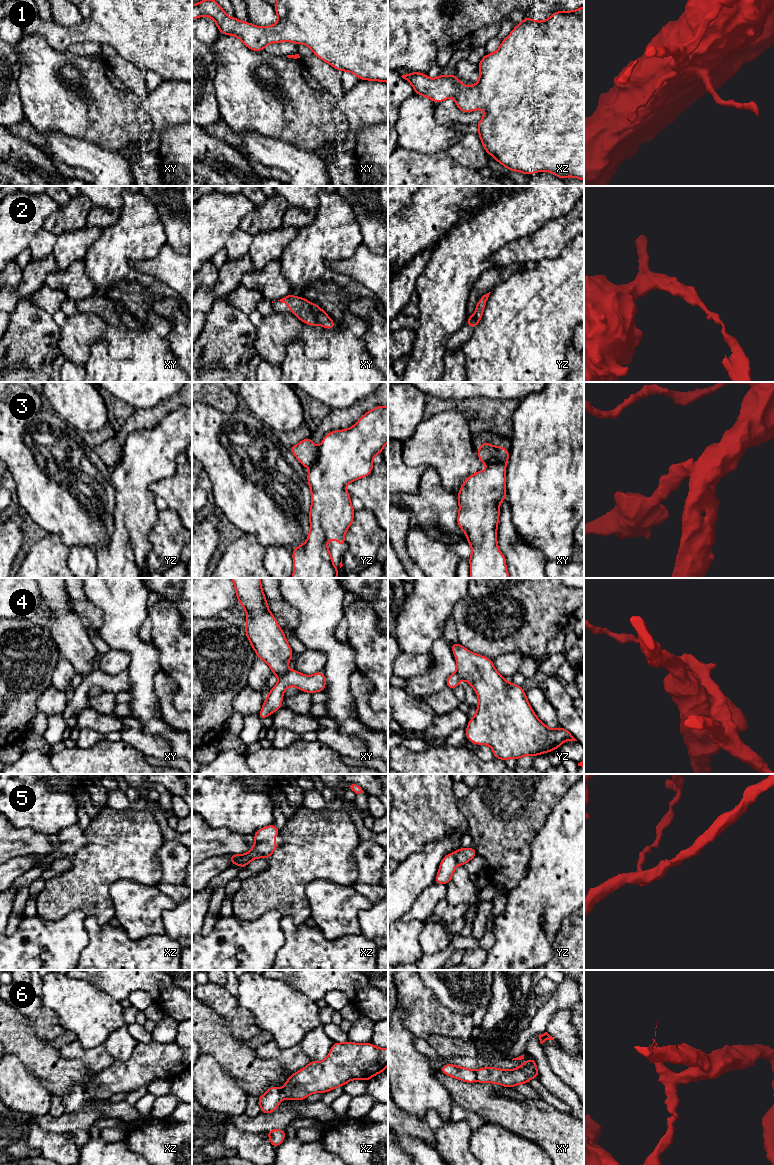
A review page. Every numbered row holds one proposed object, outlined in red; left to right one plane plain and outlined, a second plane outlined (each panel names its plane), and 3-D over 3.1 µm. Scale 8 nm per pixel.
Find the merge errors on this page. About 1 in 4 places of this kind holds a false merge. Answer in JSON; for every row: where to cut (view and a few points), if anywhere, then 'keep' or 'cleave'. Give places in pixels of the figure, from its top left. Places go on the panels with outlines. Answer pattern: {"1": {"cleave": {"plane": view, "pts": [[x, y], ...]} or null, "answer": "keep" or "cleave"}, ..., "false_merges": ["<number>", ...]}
{"1": {"cleave": null, "answer": "keep"}, "2": {"cleave": null, "answer": "keep"}, "3": {"cleave": {"plane": "yz", "pts": [[318, 449], [316, 461], [311, 466]]}, "answer": "cleave"}, "4": {"cleave": {"plane": "xy", "pts": [[290, 671], [279, 677]]}, "answer": "cleave"}, "5": {"cleave": null, "answer": "keep"}, "6": {"cleave": {"plane": "xy", "pts": [[475, 1071], [476, 1080]]}, "answer": "cleave"}, "false_merges": ["3", "4", "6"]}

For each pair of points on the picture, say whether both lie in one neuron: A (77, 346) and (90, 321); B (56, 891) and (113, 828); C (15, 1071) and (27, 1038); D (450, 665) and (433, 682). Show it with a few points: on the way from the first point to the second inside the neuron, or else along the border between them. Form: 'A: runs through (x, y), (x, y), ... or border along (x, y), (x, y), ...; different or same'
A: runs through (77, 340), (77, 335), (85, 327); same
B: runs through (73, 878), (106, 845); same
C: border along (10, 1054), (17, 1057), (36, 1075); different
D: runs through (446, 669), (437, 678); same

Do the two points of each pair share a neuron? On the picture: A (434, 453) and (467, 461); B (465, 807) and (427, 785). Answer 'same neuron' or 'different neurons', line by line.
A: same neuron
B: different neurons

